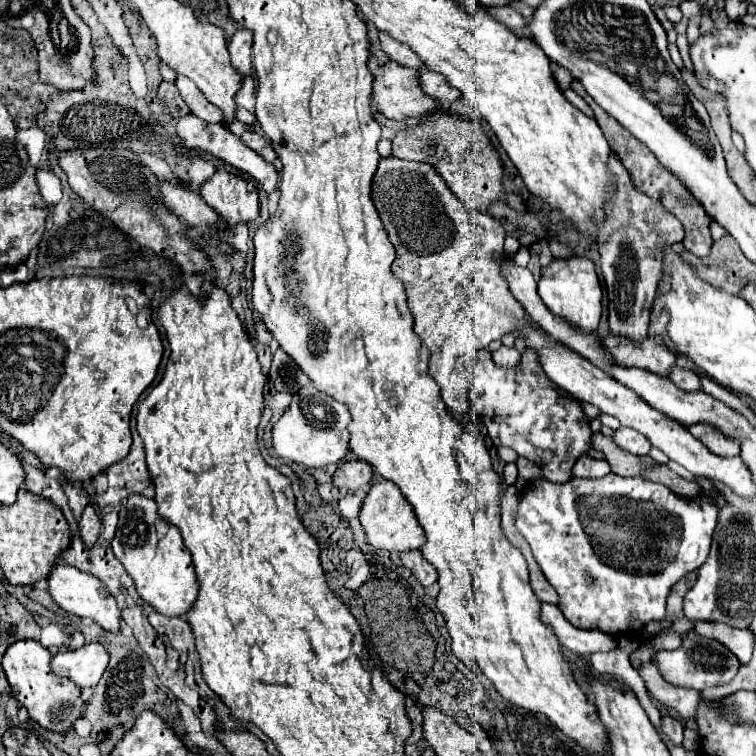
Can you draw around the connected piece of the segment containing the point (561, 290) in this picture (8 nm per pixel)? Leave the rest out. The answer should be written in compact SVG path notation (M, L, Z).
M567 257L567 259L553 259L545 269L537 283L539 297L549 307L553 315L559 315L573 323L581 331L595 331L601 317L601 285L593 267L593 261L587 257Z

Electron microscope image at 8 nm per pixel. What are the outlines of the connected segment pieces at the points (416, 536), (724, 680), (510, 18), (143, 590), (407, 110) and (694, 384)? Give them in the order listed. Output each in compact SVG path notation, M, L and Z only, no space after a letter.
M377 481L371 485L371 489L363 501L359 519L361 519L361 525L365 529L367 543L379 551L395 551L395 553L419 551L425 543L425 535L415 519L413 507L407 503L407 499L399 491L399 487L395 487L393 483Z
M689 633L677 651L659 651L657 653L657 667L665 681L669 681L677 687L693 687L697 691L703 691L713 685L727 685L737 675L739 661L737 661L737 657L731 655L729 649L721 647L721 643L717 643L713 639L701 639L699 635Z
M495 7L495 9L491 9L489 11L495 19L499 19L501 23L505 23L507 27L519 27L519 29L525 29L527 27L527 23L525 23L525 19L523 19L523 15L519 13L519 11L515 11L513 7Z
M131 495L121 505L119 525L111 545L115 557L123 563L123 567L135 581L137 593L145 603L167 617L185 617L191 611L199 591L191 555L183 545L179 529L157 513L157 505L153 499Z
M389 61L381 67L381 75L375 77L373 81L373 99L379 105L381 113L387 119L413 119L413 125L419 125L427 115L433 115L437 111L443 111L443 105L439 101L435 101L433 97L429 97L419 83L419 71L417 69L409 69L409 67L401 67L395 61Z
M673 365L673 367L671 367L669 379L671 379L673 383L677 383L677 387L681 387L681 389L685 389L685 391L697 391L697 389L701 389L701 383L699 383L697 373L691 371L691 369L679 367L679 365Z

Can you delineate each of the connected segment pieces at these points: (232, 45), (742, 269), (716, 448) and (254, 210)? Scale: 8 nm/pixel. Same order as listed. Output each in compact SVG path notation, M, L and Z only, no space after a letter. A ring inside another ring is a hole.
M239 29L235 35L229 39L229 55L231 55L231 65L243 73L251 75L251 45L253 45L253 31L249 29Z
M729 235L721 237L719 241L713 243L711 253L707 257L695 257L681 253L681 259L691 263L697 271L697 277L709 283L711 287L717 287L719 291L727 291L731 295L737 295L741 291L739 283L747 279L747 267L753 265L737 247L737 241Z
M695 423L695 425L685 425L685 429L699 439L709 451L721 455L721 457L733 457L739 455L739 441L731 439L725 435L721 429L709 425L709 423Z
M227 169L215 171L215 175L201 185L199 193L205 203L231 225L249 223L259 215L257 189L251 191L245 179Z

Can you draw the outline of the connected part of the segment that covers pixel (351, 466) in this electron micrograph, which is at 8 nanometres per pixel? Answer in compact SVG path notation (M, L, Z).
M345 461L333 473L333 485L347 491L357 491L369 485L373 479L373 469L365 461Z

